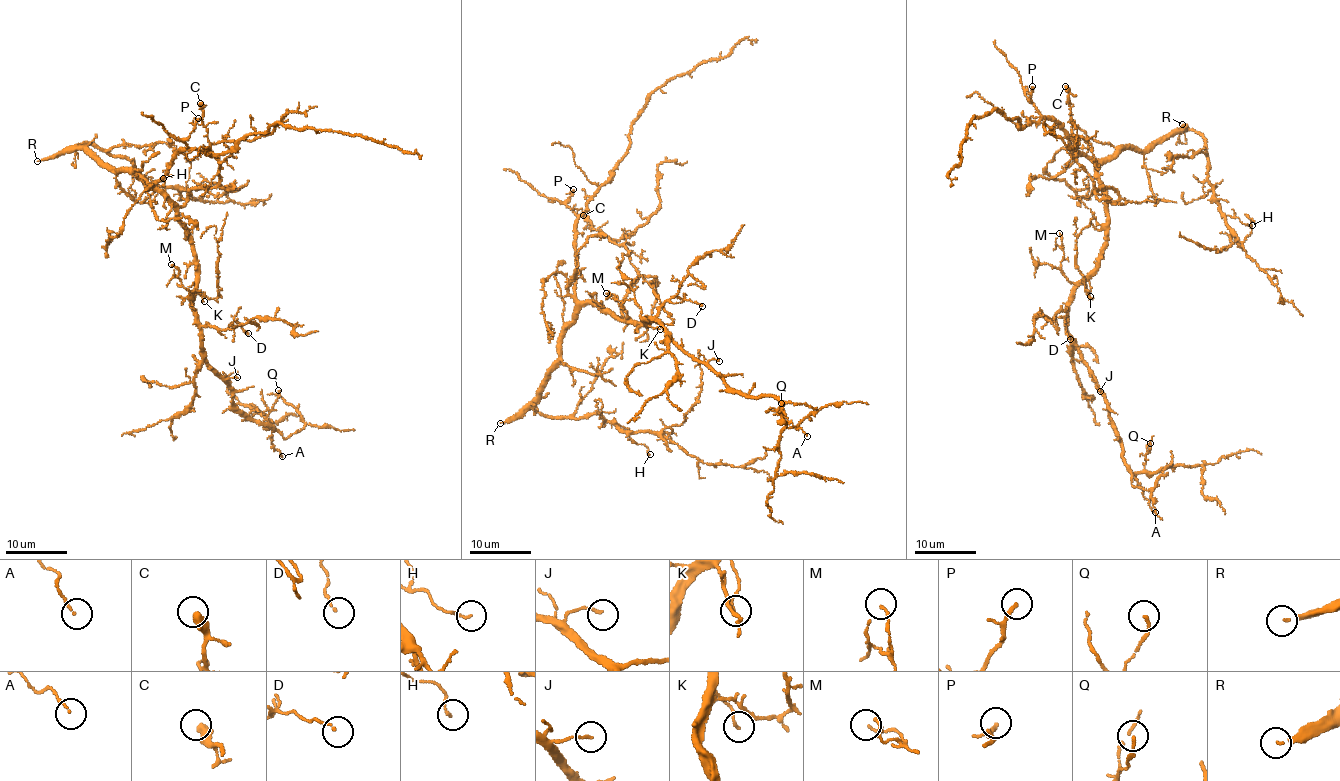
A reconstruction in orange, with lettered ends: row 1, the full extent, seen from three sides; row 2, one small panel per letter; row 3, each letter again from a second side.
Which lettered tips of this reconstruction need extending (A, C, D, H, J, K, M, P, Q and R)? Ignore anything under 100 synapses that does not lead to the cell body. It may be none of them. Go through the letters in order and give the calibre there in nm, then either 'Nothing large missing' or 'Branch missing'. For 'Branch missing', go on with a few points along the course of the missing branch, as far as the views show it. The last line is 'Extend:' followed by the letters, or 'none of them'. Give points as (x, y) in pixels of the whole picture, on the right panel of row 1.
A: Thickness 100 nm. Nothing large missing
C: Thickness 440 nm. Nothing large missing
D: Thickness 100 nm. Nothing large missing
H: Thickness 100 nm. Nothing large missing
J: Thickness 110 nm. Nothing large missing
K: Thickness 110 nm. Nothing large missing
M: Thickness 110 nm. Nothing large missing
P: Thickness 180 nm. Nothing large missing
Q: Thickness 110 nm. Nothing large missing
R: Thickness 160 nm. Branch missing. Course of what is missing: (1182, 124), (1170, 118), (1174, 109), (1195, 101), (1211, 107), (1208, 85), (1218, 57), (1258, 40), (1274, 21)
Extend: R

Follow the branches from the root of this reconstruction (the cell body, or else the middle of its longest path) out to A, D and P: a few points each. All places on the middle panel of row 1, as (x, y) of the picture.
A: (624, 319), (646, 327), (644, 320), (656, 320), (687, 355), (727, 386), (775, 397), (807, 436)
D: (624, 319), (646, 327), (649, 324), (644, 320), (655, 315), (666, 301), (676, 296), (702, 306)
P: (624, 319), (577, 299), (574, 285), (577, 258), (573, 244), (577, 218), (565, 203), (573, 189)

